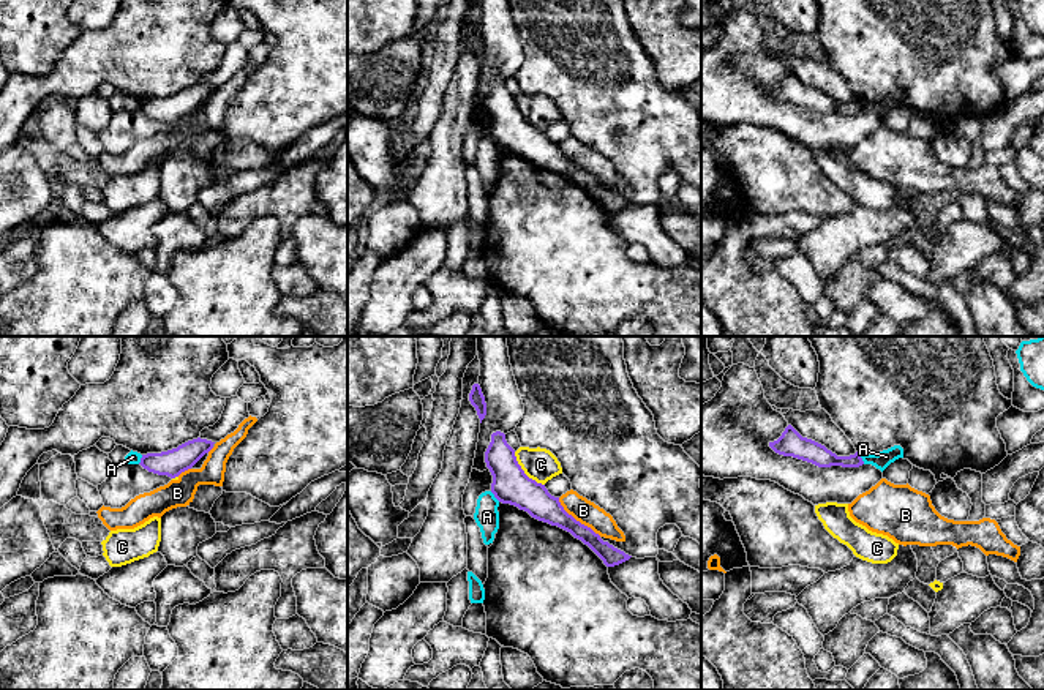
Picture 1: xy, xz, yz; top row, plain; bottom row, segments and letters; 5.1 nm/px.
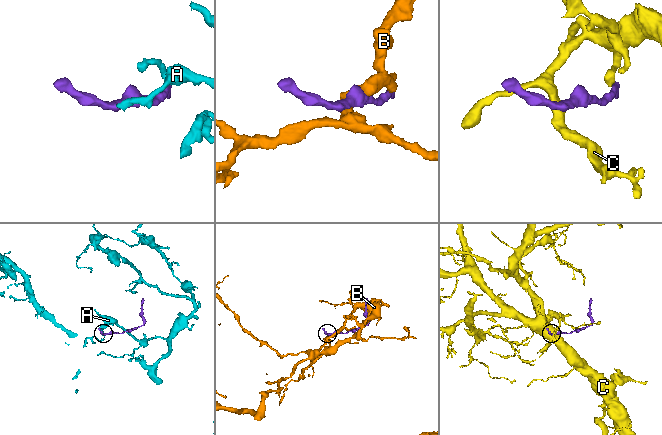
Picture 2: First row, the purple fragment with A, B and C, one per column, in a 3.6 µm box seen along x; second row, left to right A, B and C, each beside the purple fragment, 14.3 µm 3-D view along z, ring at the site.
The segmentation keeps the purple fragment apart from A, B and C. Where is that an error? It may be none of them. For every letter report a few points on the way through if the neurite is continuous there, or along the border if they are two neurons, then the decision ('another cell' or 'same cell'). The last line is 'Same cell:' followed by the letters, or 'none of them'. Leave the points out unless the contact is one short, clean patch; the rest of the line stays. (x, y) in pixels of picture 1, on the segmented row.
A: along xz (490, 491), (499, 501) | another cell
B: another cell
C: along xz (514, 452), (520, 468), (544, 485) | another cell
Same cell: none of them

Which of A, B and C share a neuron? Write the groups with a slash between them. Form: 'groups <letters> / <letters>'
groups A / B / C

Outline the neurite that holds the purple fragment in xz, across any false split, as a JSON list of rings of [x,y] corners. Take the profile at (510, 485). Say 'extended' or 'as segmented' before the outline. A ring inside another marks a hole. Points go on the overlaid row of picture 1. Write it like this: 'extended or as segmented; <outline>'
as segmented; [[[504,433],[491,434],[485,463],[493,475],[491,493],[499,502],[515,505],[539,521],[570,532],[588,545],[606,567],[619,565],[632,557],[576,521],[564,510],[559,497],[551,496],[545,485],[529,478],[518,464],[515,450],[507,444]]]

